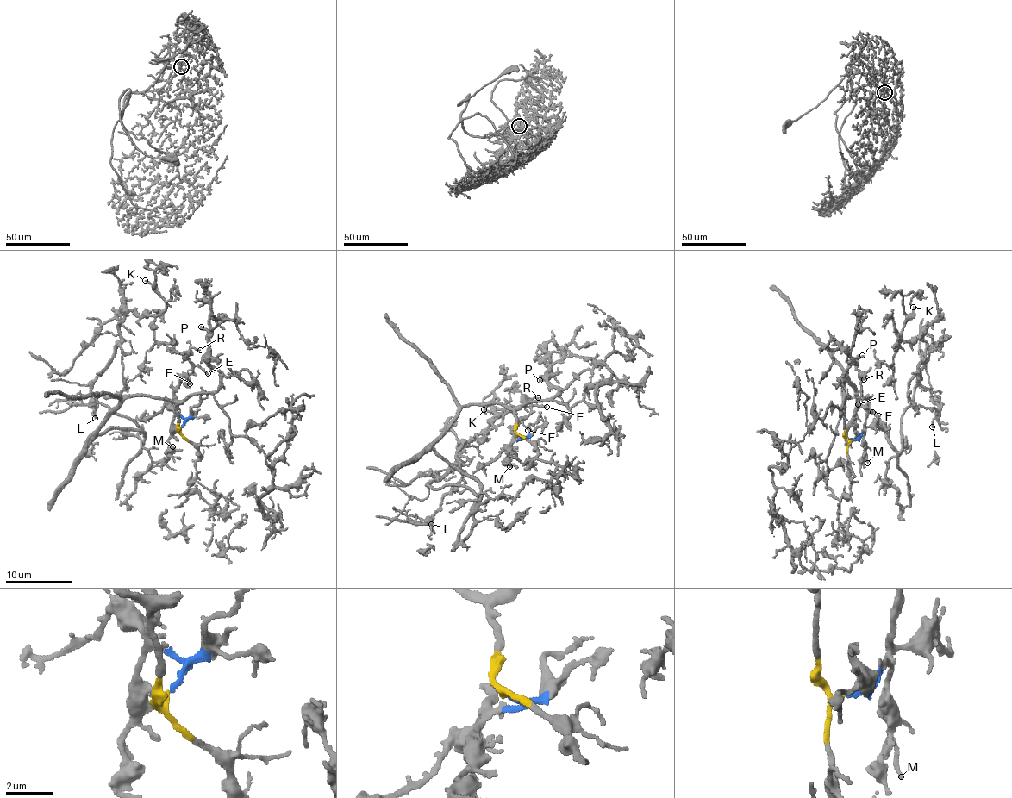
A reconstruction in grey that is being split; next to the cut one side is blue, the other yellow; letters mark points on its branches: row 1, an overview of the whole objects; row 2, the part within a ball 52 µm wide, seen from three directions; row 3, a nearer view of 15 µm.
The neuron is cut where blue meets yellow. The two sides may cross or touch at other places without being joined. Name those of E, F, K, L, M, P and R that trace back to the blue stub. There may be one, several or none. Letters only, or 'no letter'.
E, F, M, R

